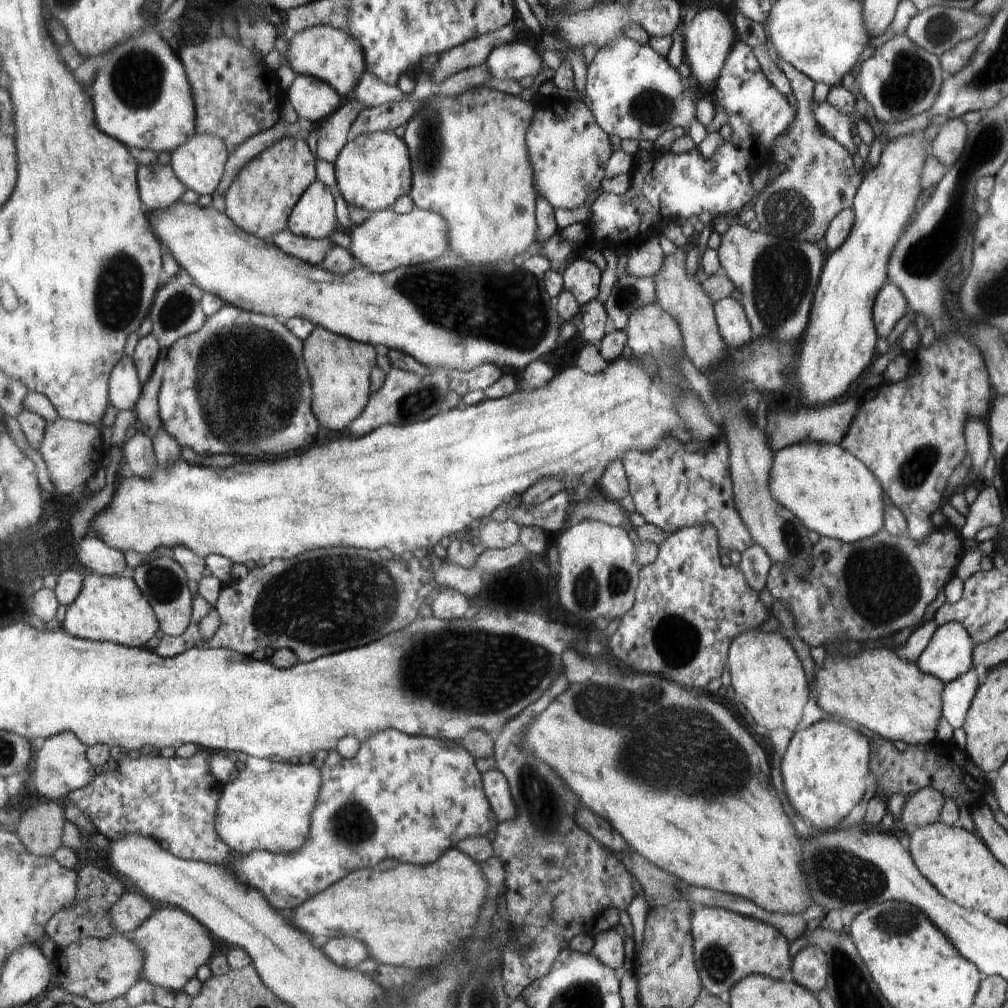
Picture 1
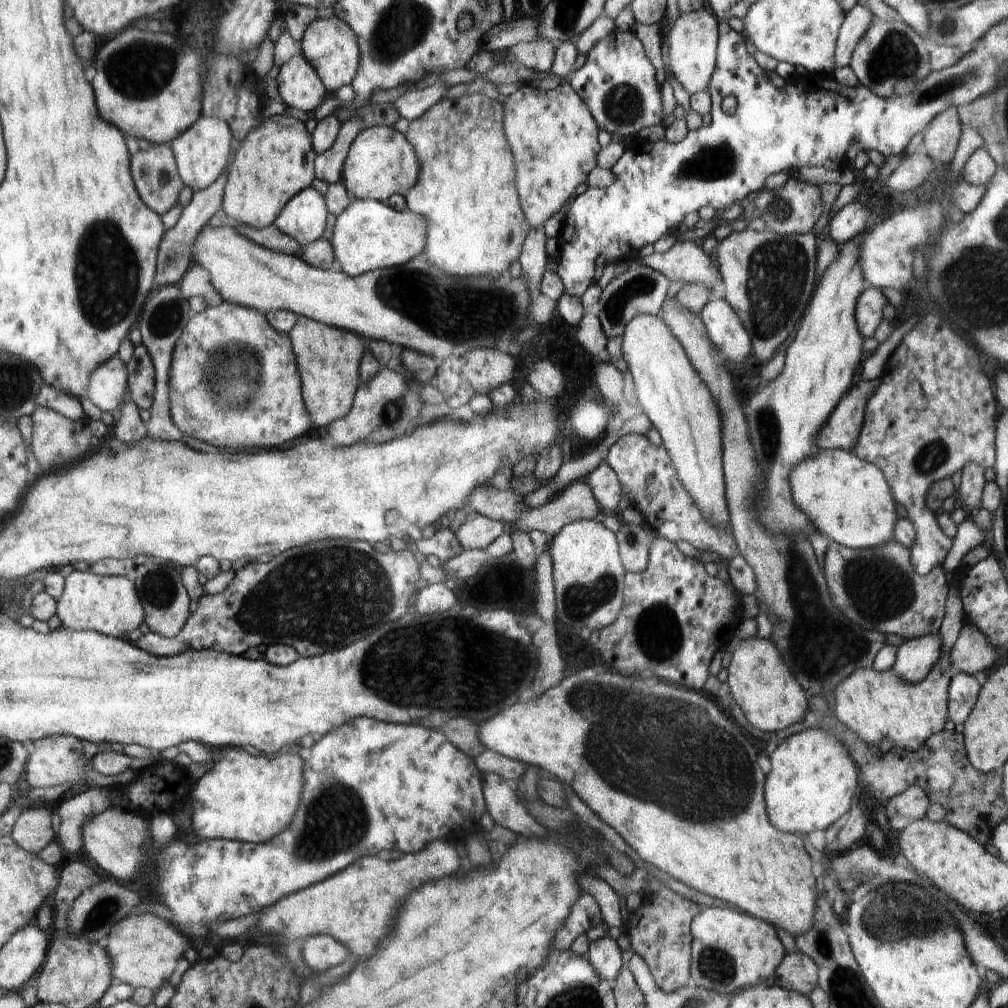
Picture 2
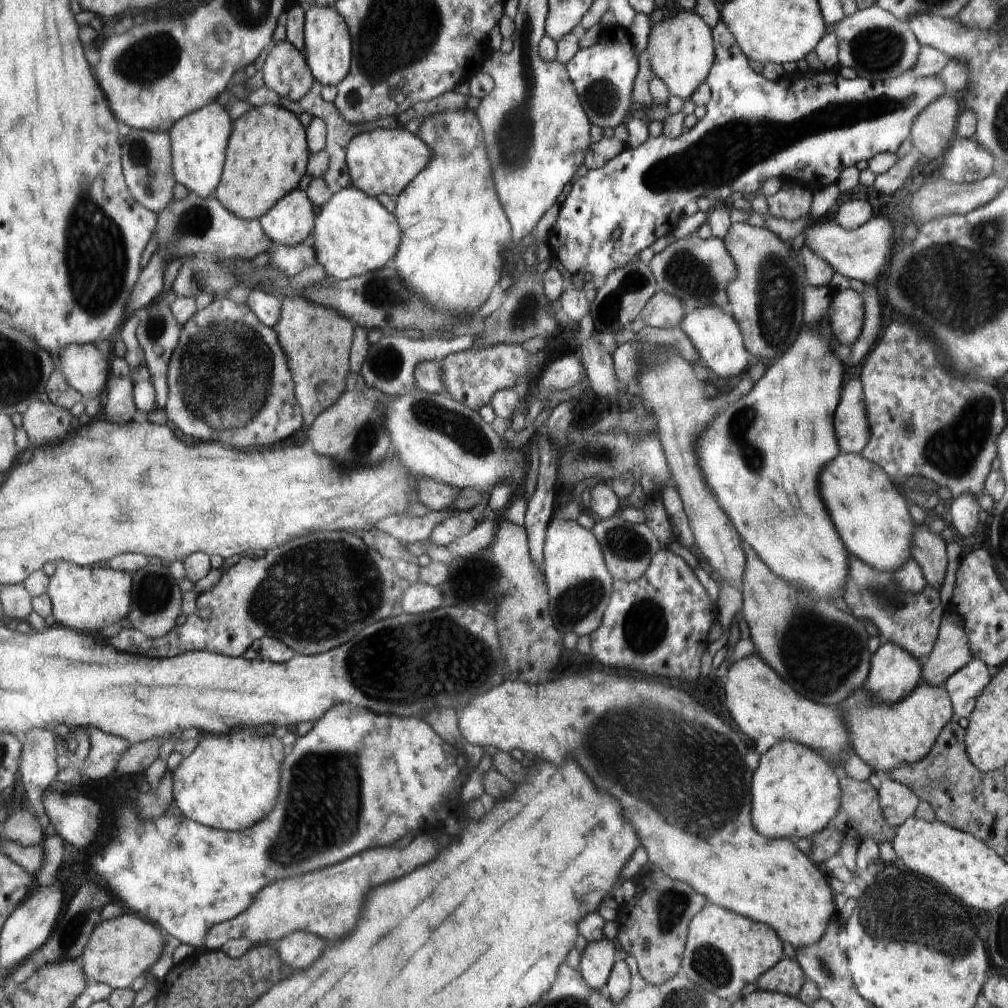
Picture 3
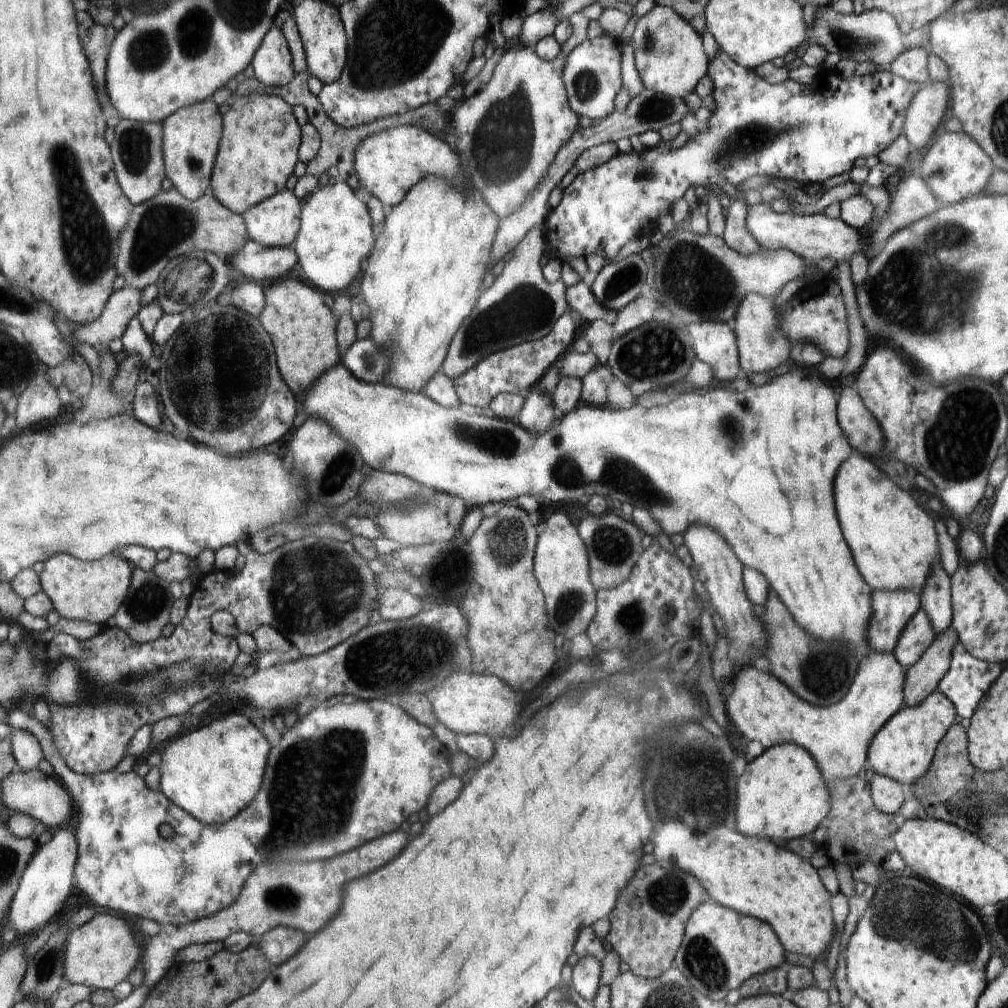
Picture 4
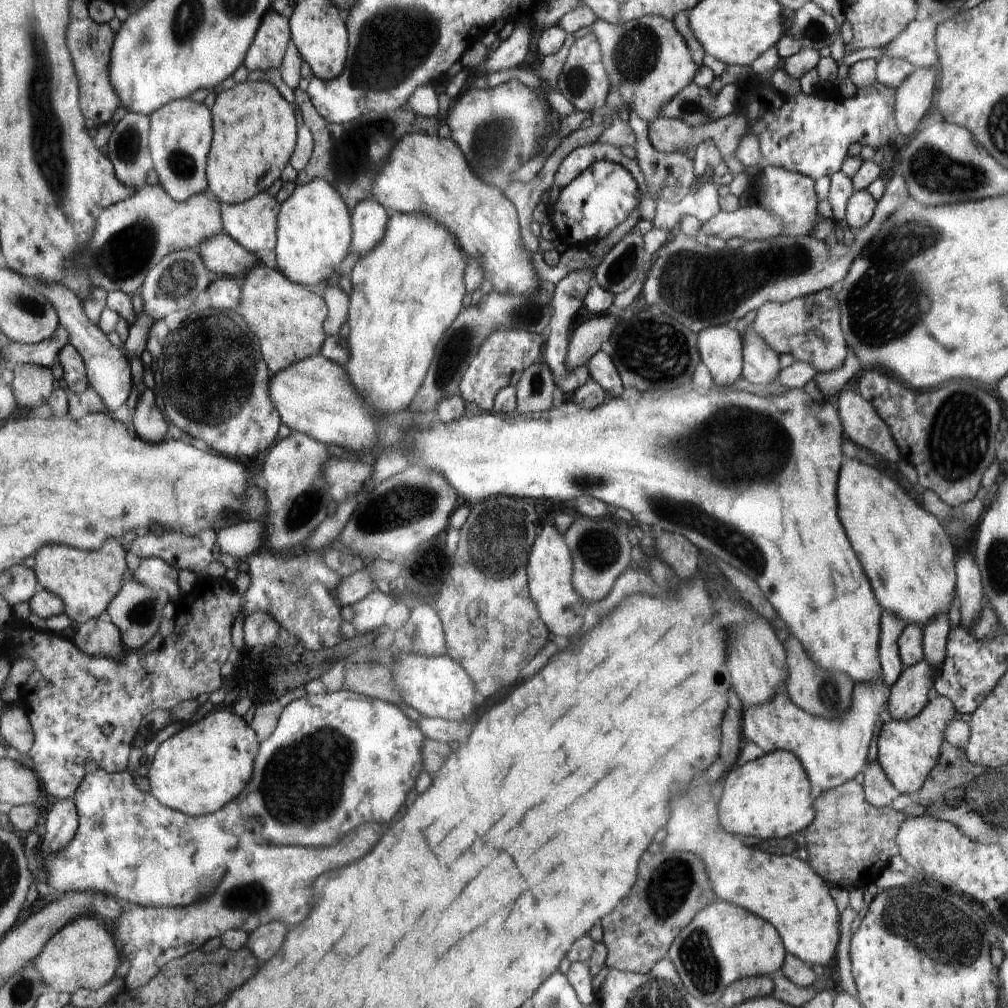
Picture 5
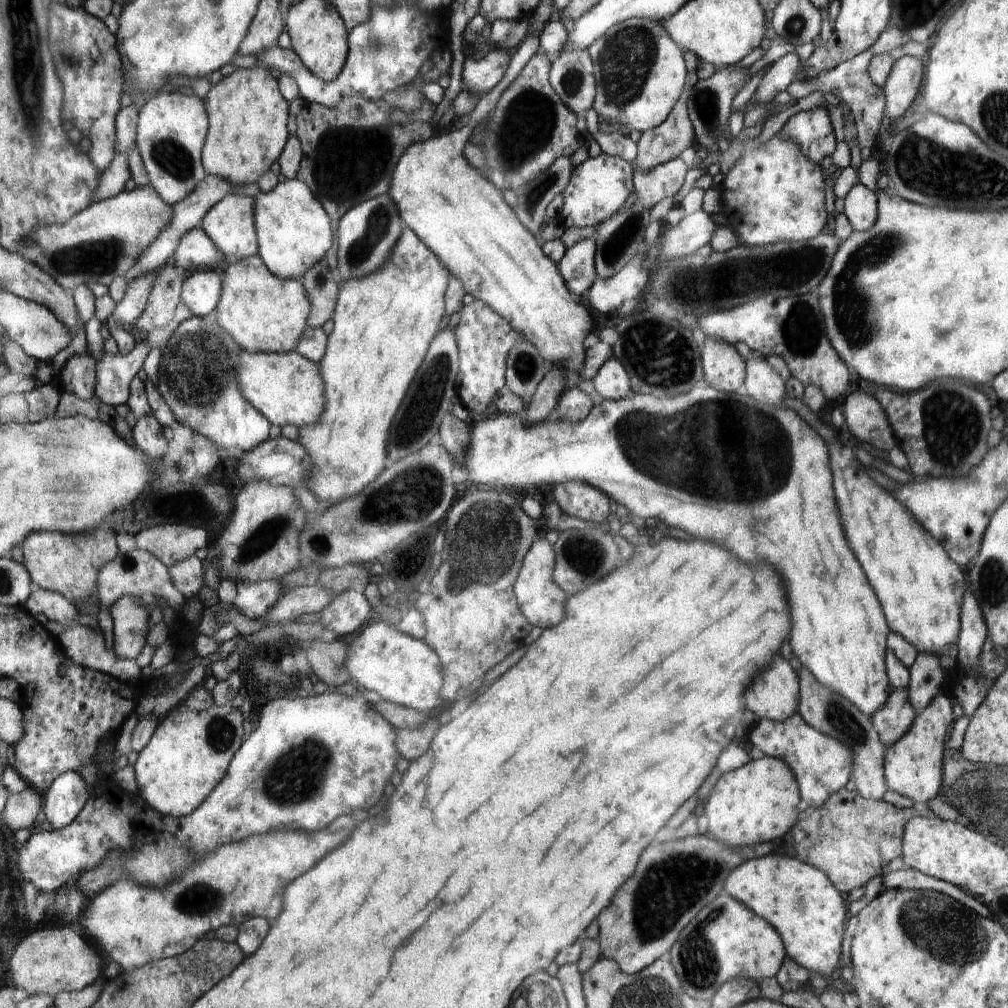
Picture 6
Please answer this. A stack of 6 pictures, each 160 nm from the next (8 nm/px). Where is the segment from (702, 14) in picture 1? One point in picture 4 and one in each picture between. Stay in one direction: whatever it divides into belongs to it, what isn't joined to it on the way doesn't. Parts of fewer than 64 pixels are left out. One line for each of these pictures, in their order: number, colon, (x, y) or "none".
2: (693, 38)
3: (681, 49)
4: (670, 59)

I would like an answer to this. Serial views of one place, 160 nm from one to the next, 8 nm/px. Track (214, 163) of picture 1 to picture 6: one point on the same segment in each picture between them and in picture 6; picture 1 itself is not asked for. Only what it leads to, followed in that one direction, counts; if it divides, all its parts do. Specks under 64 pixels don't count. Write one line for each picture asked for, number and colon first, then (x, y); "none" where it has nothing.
2: (203, 152)
3: (198, 141)
4: (191, 137)
5: (180, 133)
6: (171, 130)

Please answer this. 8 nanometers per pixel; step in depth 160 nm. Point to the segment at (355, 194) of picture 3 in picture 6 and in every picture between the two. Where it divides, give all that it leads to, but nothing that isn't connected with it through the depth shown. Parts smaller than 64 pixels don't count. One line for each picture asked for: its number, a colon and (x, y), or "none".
4: (337, 234)
5: (315, 233)
6: (293, 229)

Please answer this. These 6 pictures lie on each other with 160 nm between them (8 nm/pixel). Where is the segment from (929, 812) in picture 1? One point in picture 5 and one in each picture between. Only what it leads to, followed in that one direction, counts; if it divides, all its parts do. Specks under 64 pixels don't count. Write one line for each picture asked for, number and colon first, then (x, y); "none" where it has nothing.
2: (912, 805)
3: (899, 803)
4: (888, 794)
5: (880, 792)

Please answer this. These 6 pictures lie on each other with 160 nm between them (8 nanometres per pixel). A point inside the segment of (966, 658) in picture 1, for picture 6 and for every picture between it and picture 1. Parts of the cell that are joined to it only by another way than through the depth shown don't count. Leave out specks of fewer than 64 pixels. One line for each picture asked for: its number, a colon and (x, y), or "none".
2: (915, 659)
3: (894, 675)
4: (838, 736)
5: (832, 750)
6: (822, 764)

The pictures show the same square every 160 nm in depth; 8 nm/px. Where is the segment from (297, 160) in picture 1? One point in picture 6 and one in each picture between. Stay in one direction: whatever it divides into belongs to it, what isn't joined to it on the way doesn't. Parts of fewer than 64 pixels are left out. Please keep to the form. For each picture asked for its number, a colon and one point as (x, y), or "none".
2: (276, 162)
3: (268, 156)
4: (260, 148)
5: (255, 134)
6: (249, 130)

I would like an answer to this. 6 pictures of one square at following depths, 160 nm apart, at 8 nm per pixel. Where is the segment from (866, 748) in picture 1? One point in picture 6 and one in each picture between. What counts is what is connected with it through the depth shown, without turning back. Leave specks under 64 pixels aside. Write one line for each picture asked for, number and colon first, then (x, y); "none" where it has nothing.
2: (813, 778)
3: (796, 792)
4: (783, 795)
5: (771, 796)
6: (760, 801)

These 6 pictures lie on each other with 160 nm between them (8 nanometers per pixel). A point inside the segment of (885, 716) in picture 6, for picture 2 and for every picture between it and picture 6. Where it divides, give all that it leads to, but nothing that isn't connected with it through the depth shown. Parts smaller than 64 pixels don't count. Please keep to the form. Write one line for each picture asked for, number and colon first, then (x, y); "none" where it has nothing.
2: (972, 652)
3: (951, 652)
4: (922, 679)
5: (909, 696)

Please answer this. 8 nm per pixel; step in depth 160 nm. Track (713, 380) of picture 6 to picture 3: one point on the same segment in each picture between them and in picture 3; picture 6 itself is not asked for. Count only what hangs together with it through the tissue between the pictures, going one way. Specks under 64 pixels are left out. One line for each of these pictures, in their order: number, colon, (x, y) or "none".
3: (718, 340)
4: (714, 343)
5: (720, 348)

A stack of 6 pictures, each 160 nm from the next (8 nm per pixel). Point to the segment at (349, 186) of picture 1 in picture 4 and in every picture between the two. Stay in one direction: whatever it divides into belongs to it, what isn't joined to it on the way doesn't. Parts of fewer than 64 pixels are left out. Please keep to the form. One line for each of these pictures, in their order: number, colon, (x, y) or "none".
2: (381, 161)
3: (384, 161)
4: (390, 163)

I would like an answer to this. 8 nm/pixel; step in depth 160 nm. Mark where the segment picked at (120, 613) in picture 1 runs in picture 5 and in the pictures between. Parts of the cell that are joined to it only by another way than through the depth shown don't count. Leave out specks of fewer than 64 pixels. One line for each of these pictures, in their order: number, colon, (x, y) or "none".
2: (110, 605)
3: (88, 598)
4: (93, 591)
5: (87, 581)

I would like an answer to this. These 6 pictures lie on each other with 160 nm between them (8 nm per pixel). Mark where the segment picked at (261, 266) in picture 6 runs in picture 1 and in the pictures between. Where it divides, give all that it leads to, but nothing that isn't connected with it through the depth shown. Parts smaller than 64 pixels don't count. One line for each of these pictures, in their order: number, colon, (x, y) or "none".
1: (341, 369)
2: (330, 357)
3: (316, 339)
4: (301, 320)
5: (288, 319)

